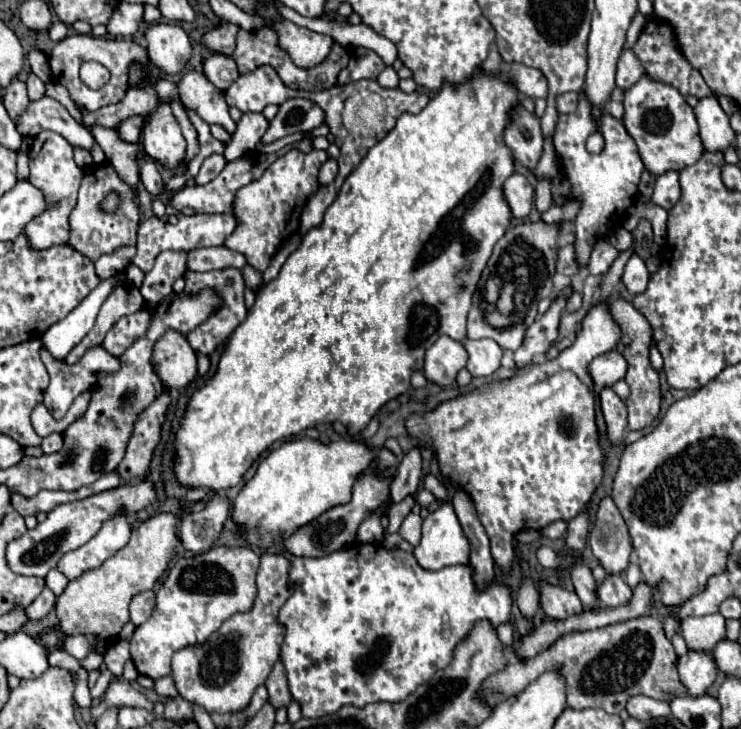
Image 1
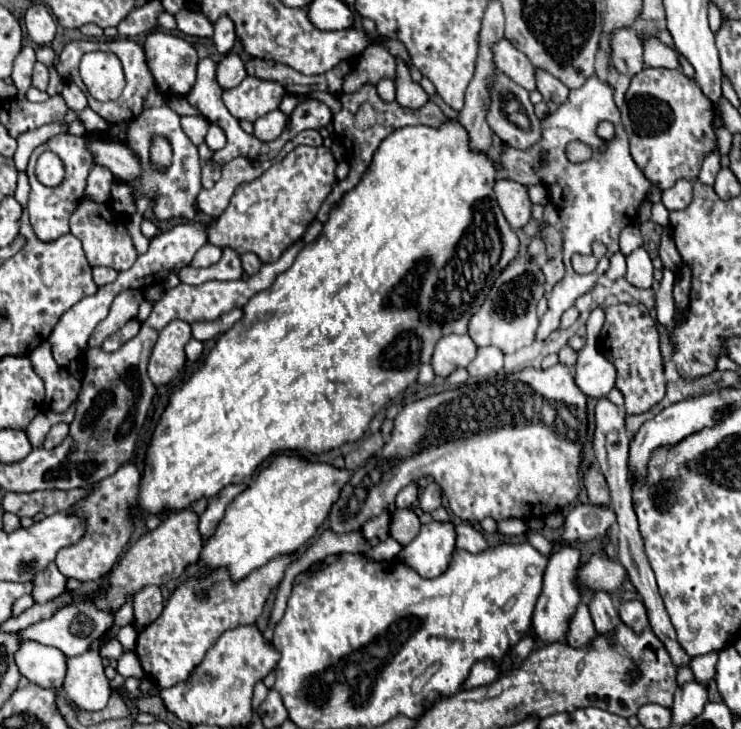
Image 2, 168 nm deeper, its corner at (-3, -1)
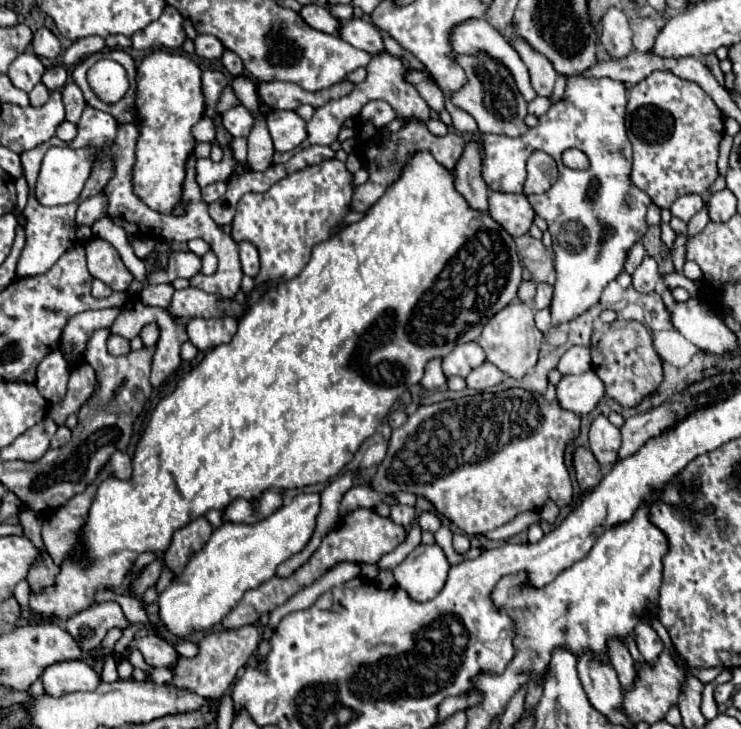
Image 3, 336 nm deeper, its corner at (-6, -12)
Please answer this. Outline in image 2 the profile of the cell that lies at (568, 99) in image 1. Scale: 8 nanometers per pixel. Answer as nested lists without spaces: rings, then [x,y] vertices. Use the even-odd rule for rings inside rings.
[[[537,71],[537,91],[543,95],[545,101],[553,101],[555,105],[561,105],[569,99],[569,89],[549,73]]]

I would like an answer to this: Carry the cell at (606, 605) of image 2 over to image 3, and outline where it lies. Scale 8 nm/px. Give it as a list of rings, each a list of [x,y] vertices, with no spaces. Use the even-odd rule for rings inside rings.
[[[610,640],[608,654],[610,654],[610,664],[614,666],[614,670],[616,670],[618,678],[620,678],[622,688],[630,690],[634,686],[634,680],[636,680],[638,672],[634,668],[634,660],[632,660],[626,644],[618,642],[618,640]]]

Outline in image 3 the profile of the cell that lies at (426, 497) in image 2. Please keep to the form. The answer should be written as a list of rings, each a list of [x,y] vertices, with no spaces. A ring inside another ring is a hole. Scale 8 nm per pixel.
[[[426,512],[426,514],[422,514],[422,516],[418,518],[418,526],[420,526],[422,530],[428,530],[428,532],[434,534],[434,532],[440,528],[440,518],[438,518],[436,514]]]

